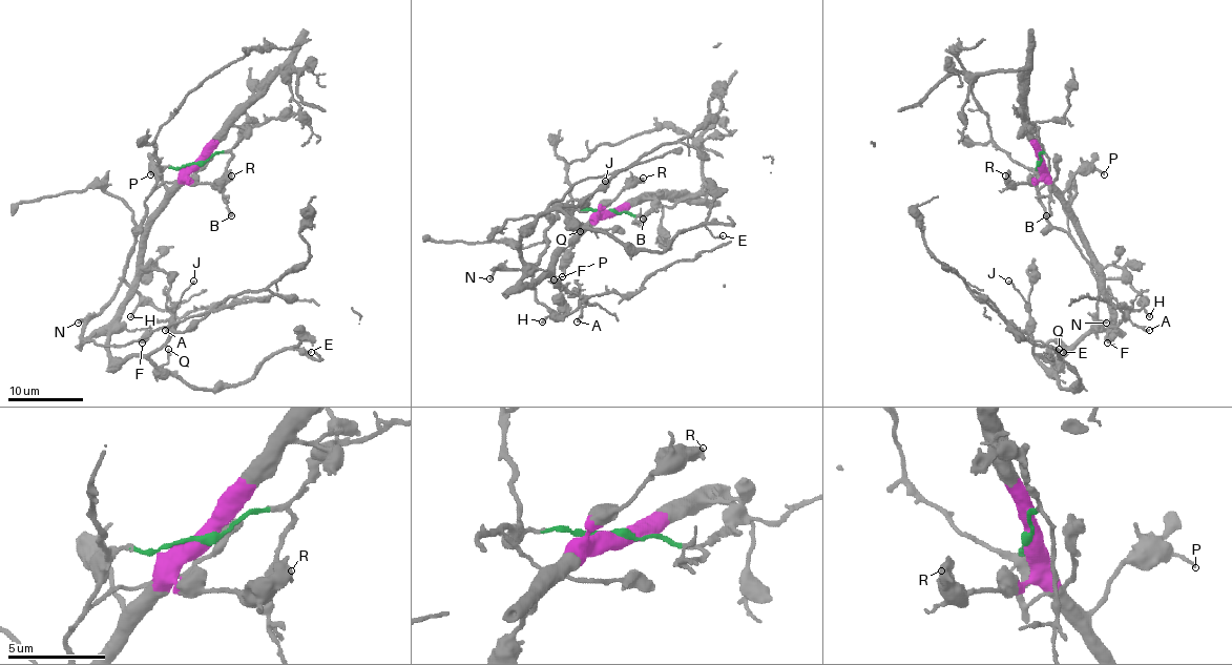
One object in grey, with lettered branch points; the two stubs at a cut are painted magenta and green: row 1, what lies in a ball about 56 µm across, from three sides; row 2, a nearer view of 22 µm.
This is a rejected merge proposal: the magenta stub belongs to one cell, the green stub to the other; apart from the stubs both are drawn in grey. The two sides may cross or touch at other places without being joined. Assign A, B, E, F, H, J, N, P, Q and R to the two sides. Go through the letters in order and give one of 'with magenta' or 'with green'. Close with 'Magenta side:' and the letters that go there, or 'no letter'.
A: with green
B: with green
E: with magenta
F: with green
H: with green
J: with magenta
N: with green
P: with magenta
Q: with magenta
R: with magenta
Magenta side: E, J, P, Q, R

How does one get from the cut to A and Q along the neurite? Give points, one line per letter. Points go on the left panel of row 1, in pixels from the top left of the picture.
A: (197, 164), (166, 167), (145, 201), (145, 219), (133, 229), (133, 248), (121, 278), (171, 314), (166, 330)
Q: (197, 162), (149, 229), (133, 293), (111, 328), (113, 358), (147, 356), (162, 368), (168, 349)

